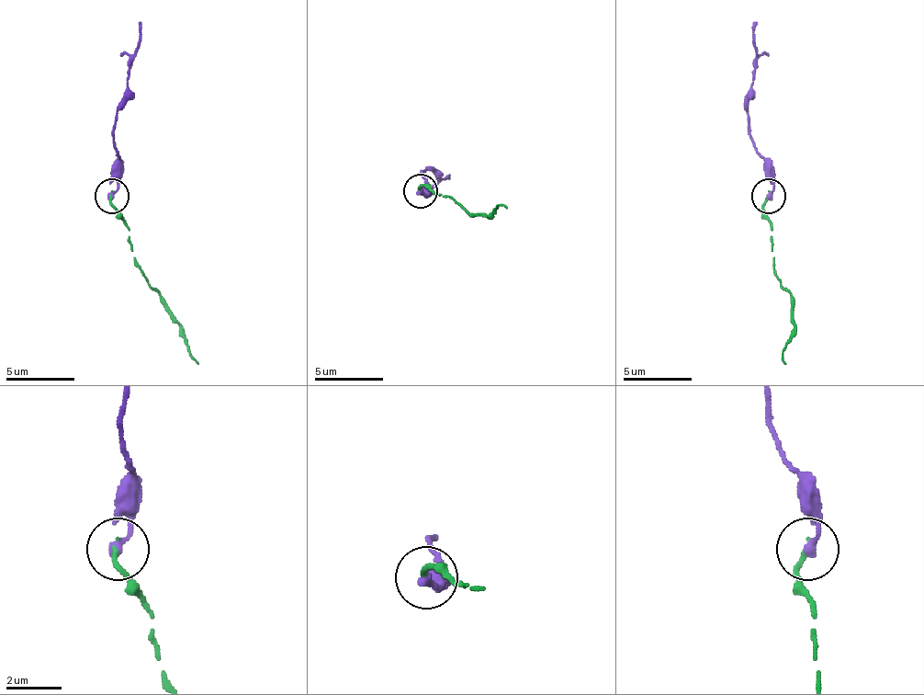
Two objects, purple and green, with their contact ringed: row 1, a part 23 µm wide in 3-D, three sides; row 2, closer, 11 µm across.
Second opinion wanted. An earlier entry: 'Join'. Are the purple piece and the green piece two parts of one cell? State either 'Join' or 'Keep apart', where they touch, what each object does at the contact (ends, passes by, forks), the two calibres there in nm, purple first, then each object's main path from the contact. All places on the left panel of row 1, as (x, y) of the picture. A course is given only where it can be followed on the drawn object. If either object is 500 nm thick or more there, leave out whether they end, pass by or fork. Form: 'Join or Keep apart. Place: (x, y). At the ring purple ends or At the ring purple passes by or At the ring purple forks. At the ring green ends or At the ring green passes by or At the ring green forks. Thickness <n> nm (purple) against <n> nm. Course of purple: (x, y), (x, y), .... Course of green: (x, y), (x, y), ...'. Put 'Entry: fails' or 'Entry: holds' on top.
Entry: fails
Keep apart. Place: (111, 196). At the ring purple ends. At the ring green ends. Thickness 300 nm (purple) against 160 nm. Course of purple: (110, 197), (118, 169), (114, 114), (128, 86), (128, 59), (139, 45), (141, 21). Course of green: (110, 193), (114, 210), (128, 228), (135, 266), (159, 293), (180, 324), (190, 356), (197, 363)

